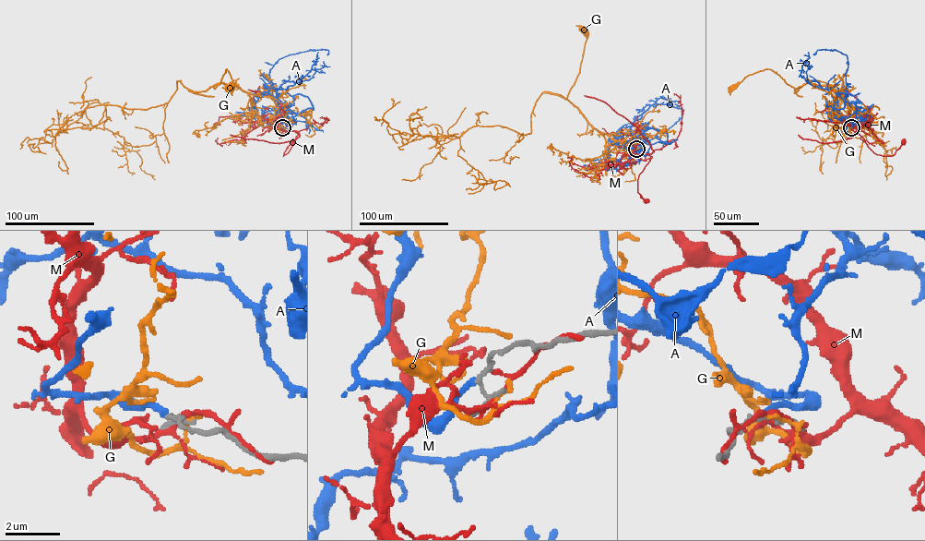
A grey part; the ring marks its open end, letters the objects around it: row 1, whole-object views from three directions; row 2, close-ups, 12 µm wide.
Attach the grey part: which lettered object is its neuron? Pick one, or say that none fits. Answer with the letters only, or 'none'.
A

